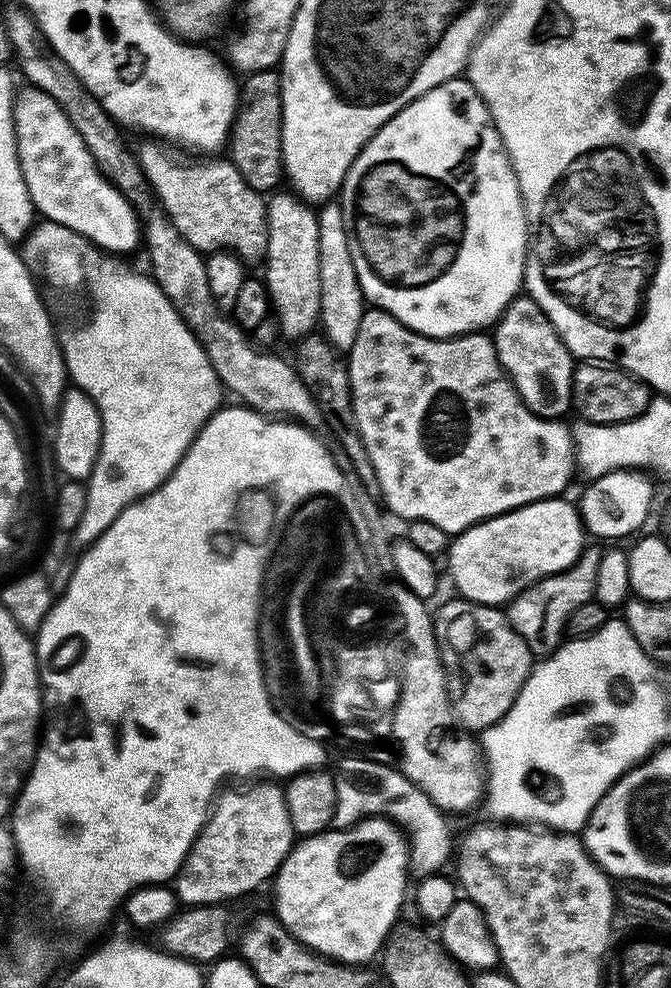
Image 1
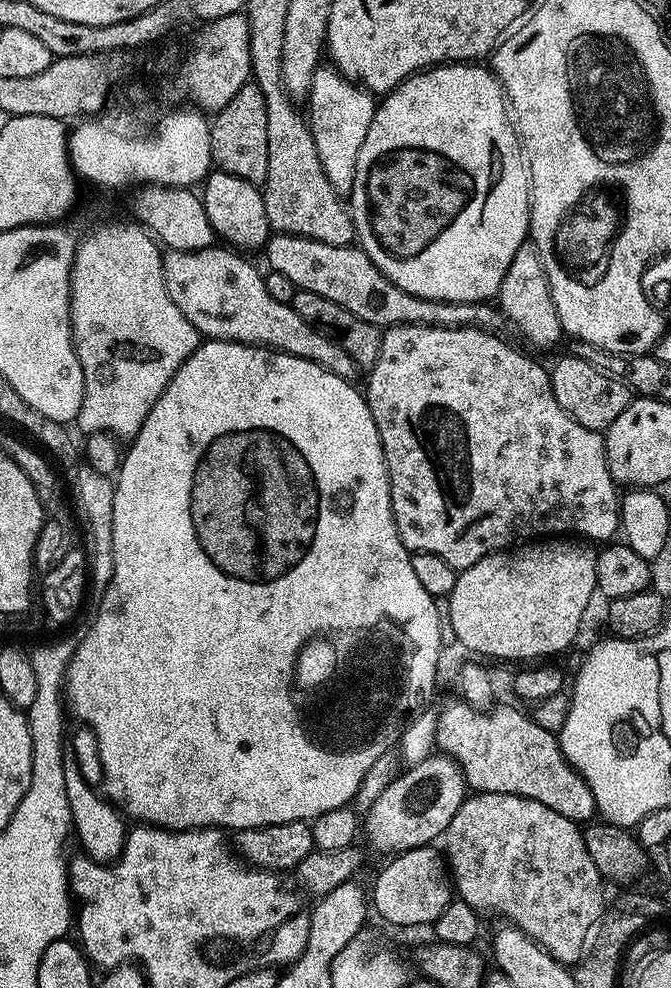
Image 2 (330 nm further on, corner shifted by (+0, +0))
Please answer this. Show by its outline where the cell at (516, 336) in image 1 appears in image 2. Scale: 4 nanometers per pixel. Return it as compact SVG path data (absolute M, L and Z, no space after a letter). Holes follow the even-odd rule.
M526 242L514 254L502 278L498 307L505 321L509 325L513 324L536 348L552 348L559 342L560 336L565 335L564 327L558 318L558 310L554 306L554 298L550 294L546 270L531 243Z

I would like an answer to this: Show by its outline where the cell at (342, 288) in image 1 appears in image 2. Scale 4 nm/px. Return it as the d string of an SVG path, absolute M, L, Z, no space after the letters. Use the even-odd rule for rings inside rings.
M321 66L314 70L312 85L306 97L307 104L306 119L318 150L318 162L322 162L326 178L330 178L330 186L334 186L342 198L347 197L354 186L362 142L366 142L370 122L378 107L377 97L359 83L347 80L335 66Z

